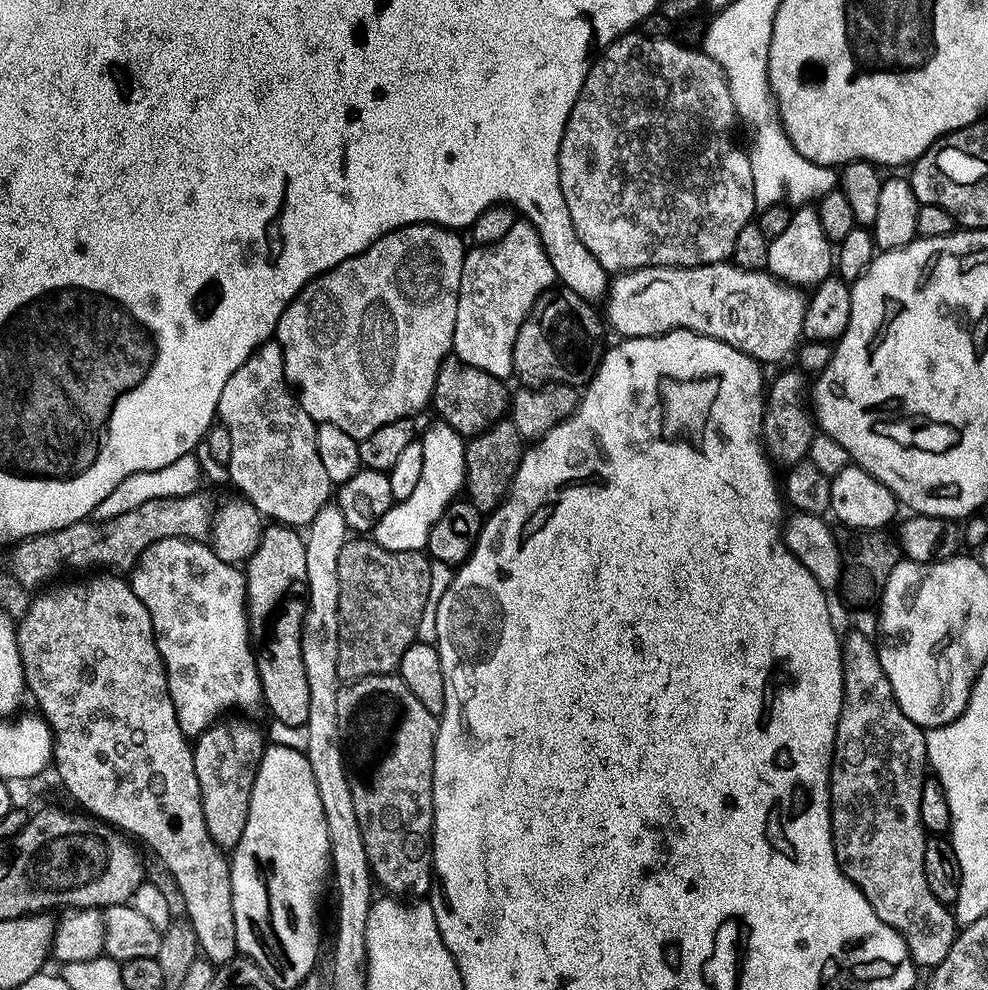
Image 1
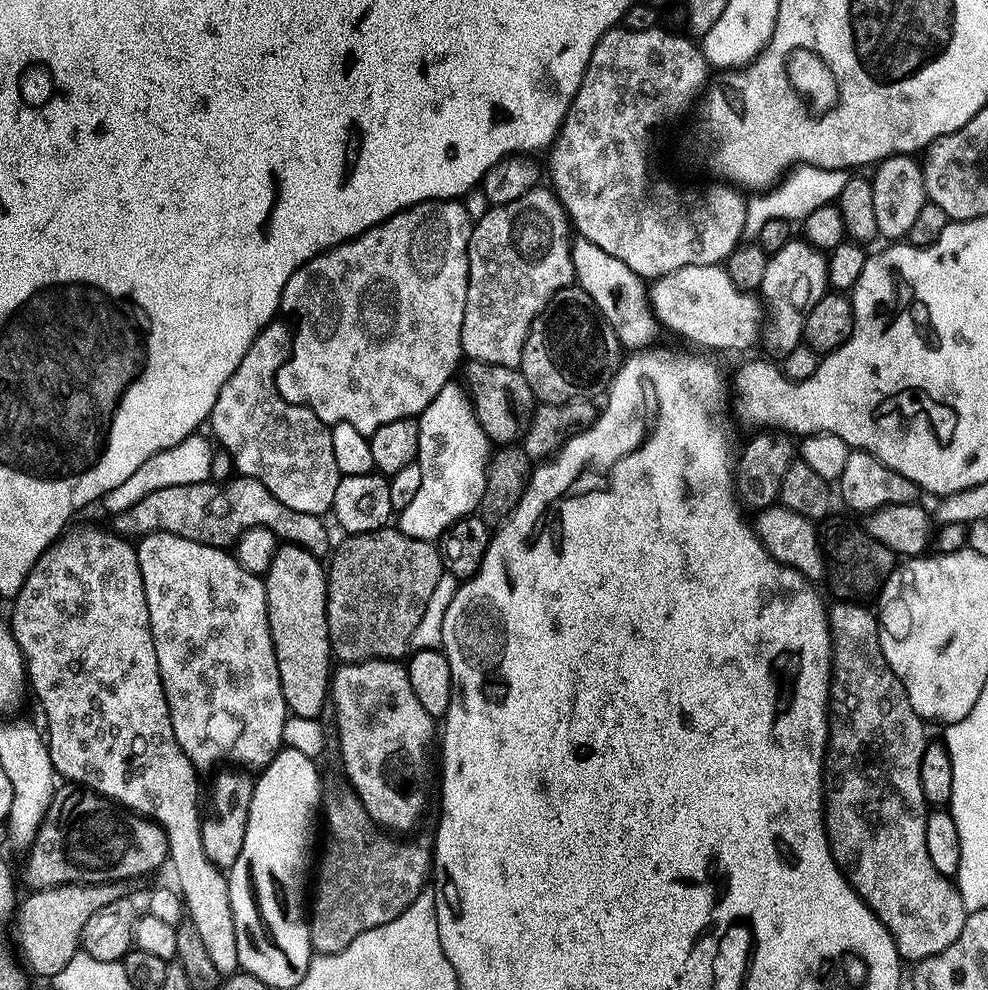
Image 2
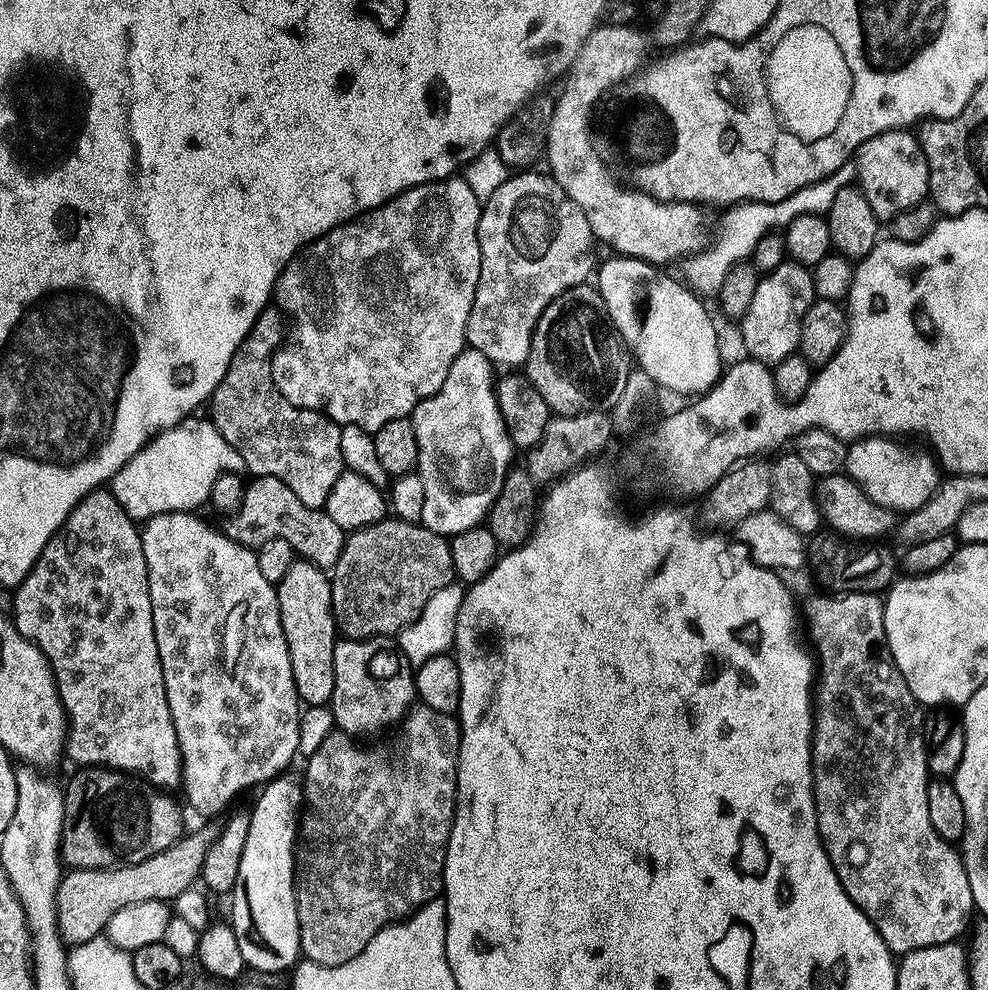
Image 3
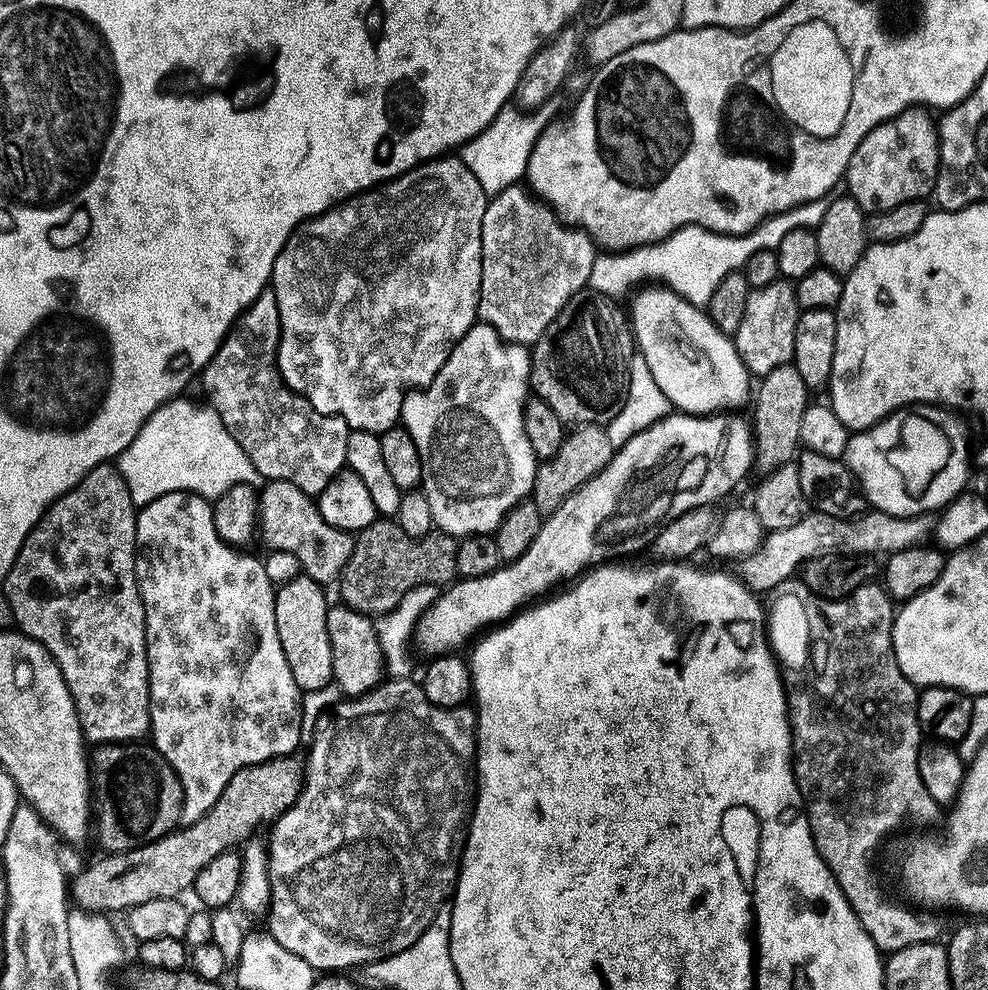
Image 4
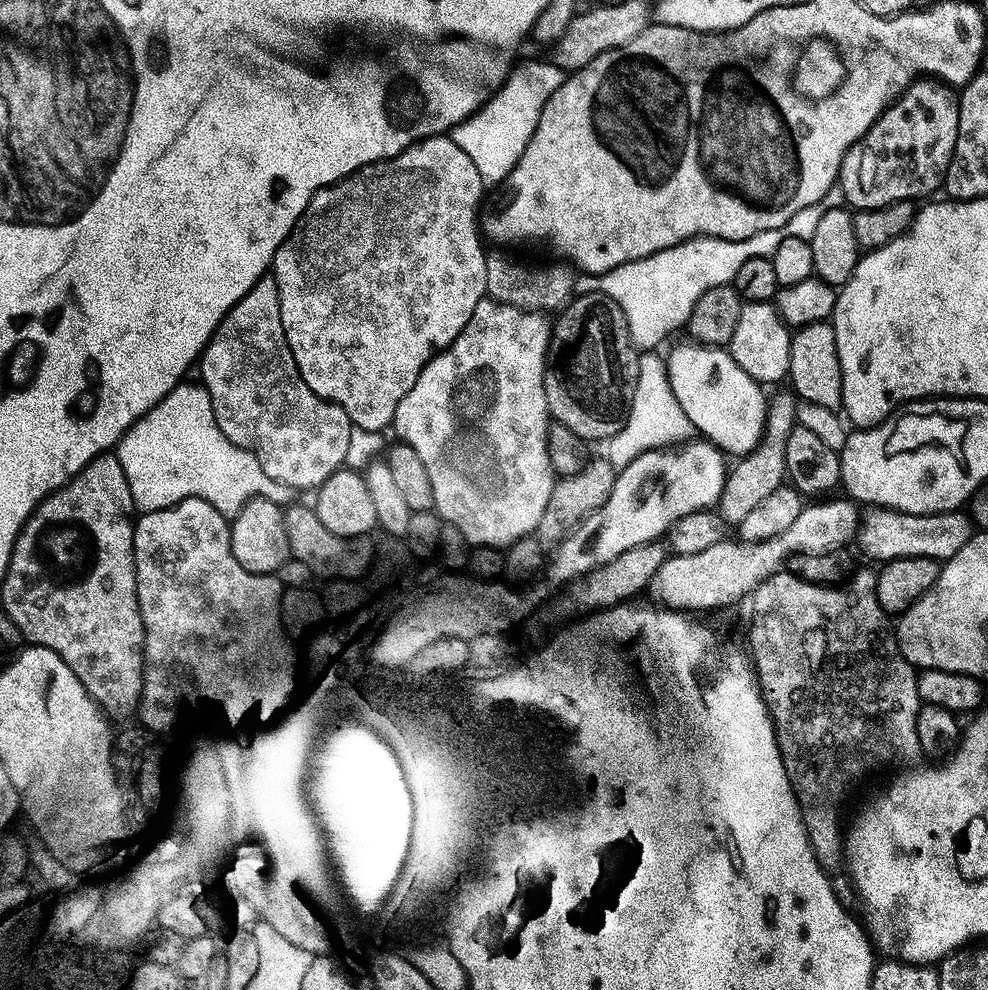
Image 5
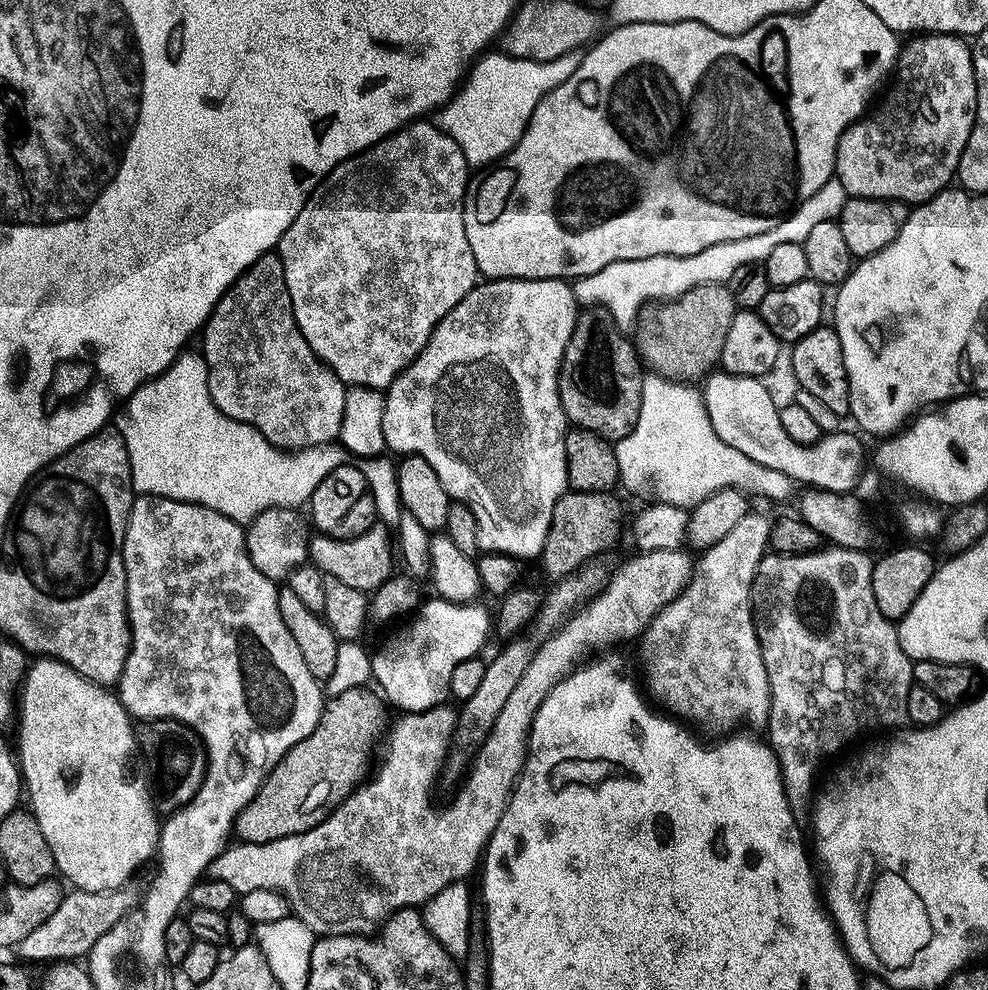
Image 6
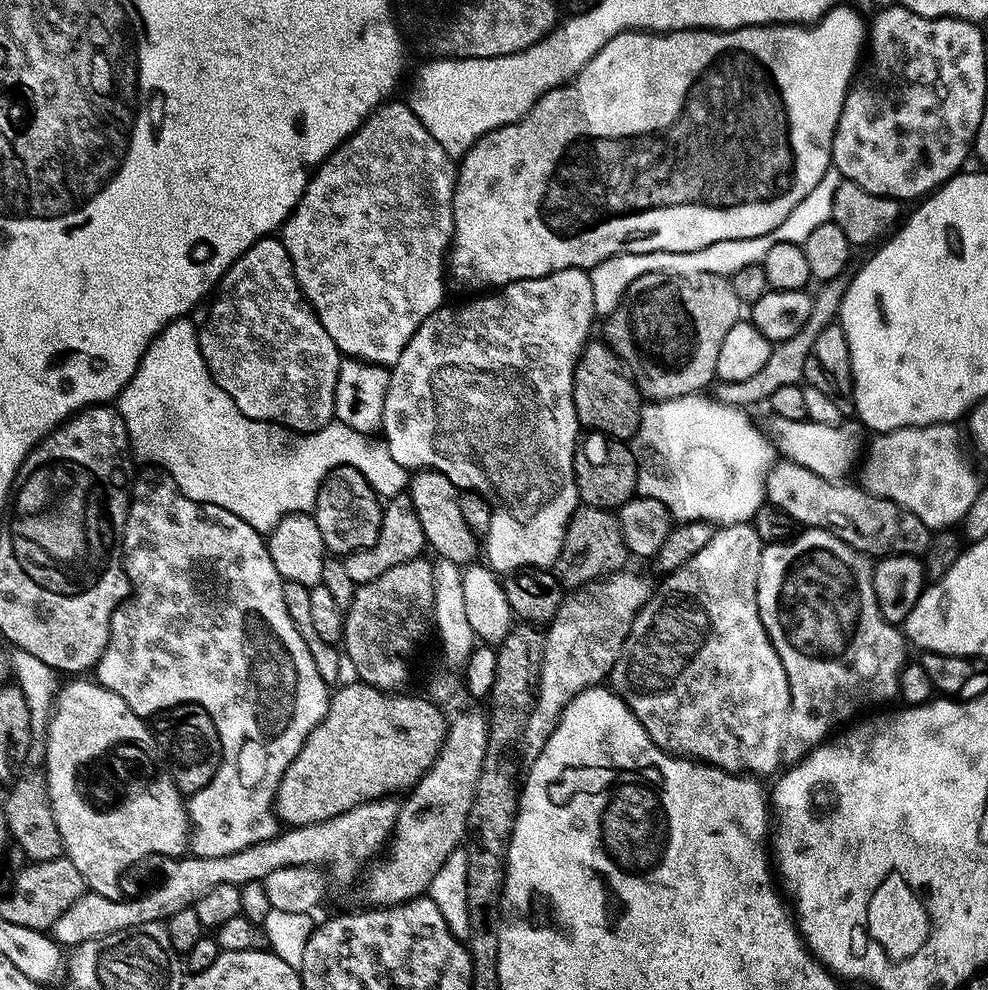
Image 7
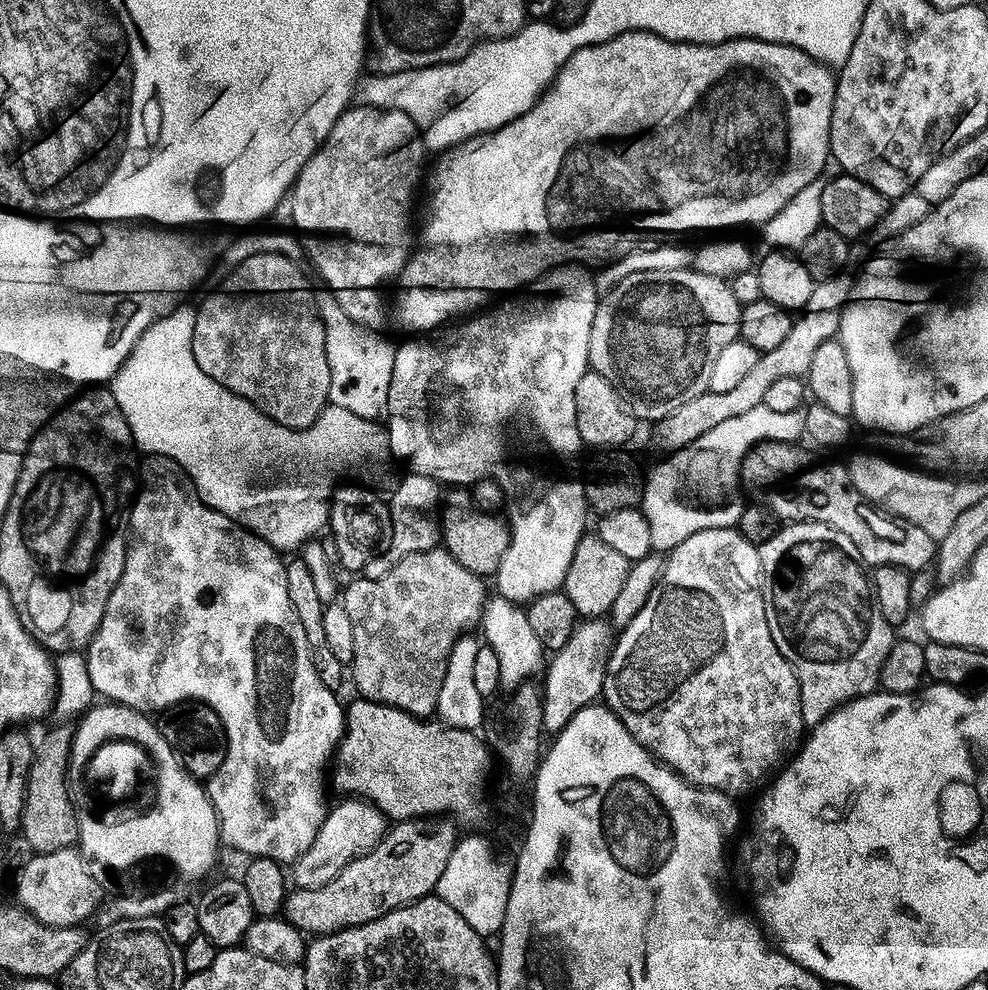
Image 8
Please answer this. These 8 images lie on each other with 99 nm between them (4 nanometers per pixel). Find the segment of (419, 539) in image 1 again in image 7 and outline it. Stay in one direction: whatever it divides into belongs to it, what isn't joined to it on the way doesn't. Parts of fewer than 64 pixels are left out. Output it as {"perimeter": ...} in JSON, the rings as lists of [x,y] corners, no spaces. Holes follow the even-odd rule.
{"perimeter":[[[567,268],[566,270],[558,270],[551,272],[549,276],[542,278],[534,278],[533,280],[519,280],[513,284],[506,284],[503,288],[495,289],[491,294],[480,294],[473,304],[460,304],[457,308],[448,308],[449,306],[441,306],[434,314],[430,314],[430,318],[426,318],[426,322],[422,322],[418,326],[418,330],[414,334],[414,338],[410,338],[410,342],[406,346],[406,350],[402,350],[402,354],[398,358],[396,364],[391,365],[389,378],[388,393],[385,398],[384,422],[382,427],[382,439],[388,445],[390,454],[394,454],[394,462],[398,462],[398,466],[409,470],[419,470],[421,468],[433,468],[442,474],[446,474],[446,478],[450,478],[450,482],[454,482],[454,486],[461,490],[471,490],[483,496],[492,508],[490,514],[490,530],[483,537],[482,552],[488,555],[486,559],[487,567],[491,568],[497,574],[507,574],[510,572],[519,572],[521,570],[544,570],[549,566],[555,565],[558,554],[562,550],[562,538],[564,537],[564,528],[570,522],[570,518],[576,513],[576,509],[580,504],[580,495],[578,494],[578,486],[576,485],[576,449],[578,447],[578,437],[581,435],[580,420],[576,416],[574,410],[574,398],[572,397],[572,387],[574,386],[574,370],[576,369],[576,359],[580,357],[580,351],[590,339],[588,331],[592,328],[592,320],[596,316],[596,311],[592,303],[594,302],[594,294],[592,287],[588,281],[588,272],[583,268]]]}

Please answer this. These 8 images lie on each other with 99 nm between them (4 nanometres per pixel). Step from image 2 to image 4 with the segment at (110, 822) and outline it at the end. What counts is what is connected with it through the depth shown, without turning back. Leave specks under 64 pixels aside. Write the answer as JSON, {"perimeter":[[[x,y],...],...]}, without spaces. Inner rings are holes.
{"perimeter":[[[117,742],[97,744],[90,752],[91,779],[104,792],[120,792],[116,804],[120,807],[120,820],[128,832],[120,832],[116,824],[95,825],[94,836],[104,844],[113,844],[116,850],[138,848],[168,835],[181,823],[184,811],[182,782],[170,762],[148,742]]]}

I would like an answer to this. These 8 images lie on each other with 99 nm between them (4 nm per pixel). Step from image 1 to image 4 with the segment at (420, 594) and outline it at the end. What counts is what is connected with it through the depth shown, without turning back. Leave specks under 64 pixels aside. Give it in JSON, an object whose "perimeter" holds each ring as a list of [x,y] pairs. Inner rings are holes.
{"perimeter":[[[378,518],[355,533],[354,550],[338,581],[339,599],[347,608],[377,618],[386,615],[402,602],[403,595],[416,586],[448,586],[457,579],[457,537],[433,530],[425,536],[411,536],[392,518]]]}

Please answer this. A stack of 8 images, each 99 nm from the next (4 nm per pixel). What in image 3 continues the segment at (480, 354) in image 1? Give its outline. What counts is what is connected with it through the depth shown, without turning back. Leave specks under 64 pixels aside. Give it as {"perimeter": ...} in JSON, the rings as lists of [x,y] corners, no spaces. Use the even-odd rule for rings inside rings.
{"perimeter":[[[522,170],[509,175],[498,189],[494,190],[490,198],[481,205],[481,212],[478,222],[478,244],[479,244],[479,276],[478,286],[475,288],[474,303],[470,310],[470,318],[467,319],[467,345],[478,350],[493,365],[514,368],[522,366],[528,360],[530,342],[533,331],[536,328],[537,320],[541,317],[542,310],[546,308],[556,297],[560,297],[566,289],[572,289],[576,285],[584,284],[593,275],[596,261],[594,262],[593,246],[596,246],[596,239],[590,230],[590,224],[586,220],[586,214],[579,209],[578,204],[569,198],[555,179],[550,174],[532,172],[533,170]]]}

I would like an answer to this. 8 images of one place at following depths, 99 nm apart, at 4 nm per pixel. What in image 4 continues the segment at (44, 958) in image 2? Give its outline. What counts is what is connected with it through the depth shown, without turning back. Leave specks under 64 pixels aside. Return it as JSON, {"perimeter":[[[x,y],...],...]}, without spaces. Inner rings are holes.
{"perimeter":[[[299,755],[278,756],[265,764],[252,764],[238,770],[226,790],[202,814],[191,822],[177,827],[168,835],[138,848],[116,850],[113,856],[104,856],[88,864],[70,884],[70,896],[77,909],[99,914],[127,913],[140,903],[151,899],[179,897],[195,885],[198,874],[206,862],[214,862],[218,854],[231,852],[257,835],[256,828],[271,825],[290,808],[304,785],[306,767]]]}

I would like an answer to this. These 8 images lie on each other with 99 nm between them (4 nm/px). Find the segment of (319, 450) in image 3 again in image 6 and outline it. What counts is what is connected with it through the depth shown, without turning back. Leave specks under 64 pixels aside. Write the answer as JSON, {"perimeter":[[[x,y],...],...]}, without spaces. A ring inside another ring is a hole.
{"perimeter":[[[275,251],[267,252],[262,258],[258,258],[258,262],[251,264],[250,267],[229,286],[226,290],[226,294],[222,294],[222,298],[216,303],[214,310],[208,315],[208,320],[203,326],[202,337],[203,336],[204,348],[202,347],[202,355],[208,367],[208,389],[210,390],[210,398],[214,402],[214,406],[218,406],[218,410],[222,414],[226,414],[231,420],[236,420],[240,424],[249,424],[251,428],[257,428],[271,444],[281,450],[303,450],[305,448],[313,448],[319,444],[333,443],[333,441],[339,437],[340,431],[342,430],[346,385],[340,381],[335,372],[333,372],[328,365],[322,363],[320,359],[316,357],[314,350],[306,342],[306,338],[302,334],[302,330],[294,318],[294,310],[290,302],[290,290],[286,290],[286,274],[282,270],[282,262]]]}

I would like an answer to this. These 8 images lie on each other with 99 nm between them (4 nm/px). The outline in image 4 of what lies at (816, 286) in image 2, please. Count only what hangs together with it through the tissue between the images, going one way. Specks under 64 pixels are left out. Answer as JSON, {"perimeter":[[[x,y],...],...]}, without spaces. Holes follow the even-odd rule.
{"perimeter":[[[783,278],[749,291],[746,314],[742,314],[742,326],[738,326],[734,343],[742,362],[753,377],[765,376],[777,366],[791,364],[794,354],[794,330],[801,311],[800,303],[796,301],[795,287]]]}

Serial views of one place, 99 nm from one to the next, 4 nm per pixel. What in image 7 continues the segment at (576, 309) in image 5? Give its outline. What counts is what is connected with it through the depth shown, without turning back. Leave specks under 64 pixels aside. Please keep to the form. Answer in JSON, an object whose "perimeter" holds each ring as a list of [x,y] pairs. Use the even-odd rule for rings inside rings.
{"perimeter":[[[600,338],[589,339],[576,359],[574,386],[572,387],[574,410],[584,430],[613,436],[615,440],[631,441],[640,429],[642,397],[636,383],[622,367],[607,343]]]}

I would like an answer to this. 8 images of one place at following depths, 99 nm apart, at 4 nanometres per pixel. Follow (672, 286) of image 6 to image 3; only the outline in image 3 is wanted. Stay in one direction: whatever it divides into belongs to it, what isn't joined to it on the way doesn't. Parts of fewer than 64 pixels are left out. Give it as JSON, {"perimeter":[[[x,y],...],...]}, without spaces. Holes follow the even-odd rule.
{"perimeter":[[[835,179],[819,180],[794,194],[790,194],[777,204],[757,204],[745,202],[729,207],[720,224],[720,233],[715,233],[709,247],[704,248],[694,256],[689,256],[683,261],[684,276],[682,280],[687,287],[701,297],[710,295],[715,297],[719,293],[726,274],[734,264],[747,261],[752,251],[758,244],[758,240],[768,233],[775,233],[788,227],[788,223],[802,214],[814,214],[815,216],[827,214],[830,210],[830,202],[834,202],[838,184]]]}

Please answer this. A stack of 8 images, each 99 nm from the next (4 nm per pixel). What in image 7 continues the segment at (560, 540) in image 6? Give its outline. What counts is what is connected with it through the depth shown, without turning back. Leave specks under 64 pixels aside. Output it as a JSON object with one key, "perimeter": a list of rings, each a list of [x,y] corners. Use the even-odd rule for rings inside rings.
{"perimeter":[[[580,506],[564,528],[562,550],[556,559],[554,571],[565,589],[571,590],[609,576],[611,572],[621,571],[627,565],[624,564],[627,560],[630,560],[630,553],[622,538],[617,513],[606,508]]]}

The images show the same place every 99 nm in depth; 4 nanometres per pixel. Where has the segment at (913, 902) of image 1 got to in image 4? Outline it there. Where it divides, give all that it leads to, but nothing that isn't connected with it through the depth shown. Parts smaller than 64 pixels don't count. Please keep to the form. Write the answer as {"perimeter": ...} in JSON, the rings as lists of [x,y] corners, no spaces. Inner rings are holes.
{"perimeter":[[[800,578],[787,580],[782,582],[777,588],[773,588],[770,593],[770,599],[772,599],[772,605],[769,603],[766,608],[768,643],[773,656],[776,657],[777,665],[782,669],[784,694],[788,698],[788,725],[792,728],[792,773],[796,779],[800,797],[804,800],[804,811],[808,813],[808,825],[810,826],[810,834],[814,838],[814,846],[818,850],[822,862],[826,862],[830,874],[834,874],[834,878],[838,882],[846,902],[850,902],[858,922],[864,927],[866,934],[870,934],[874,946],[880,953],[891,954],[902,950],[906,946],[939,941],[941,939],[940,924],[932,917],[935,915],[925,914],[923,911],[917,910],[907,903],[904,903],[905,905],[899,904],[894,897],[887,896],[884,893],[883,886],[880,885],[879,874],[872,869],[872,863],[876,860],[876,851],[879,850],[880,843],[891,832],[898,831],[903,826],[904,819],[915,808],[935,809],[937,807],[934,798],[927,793],[925,786],[923,786],[922,777],[918,770],[918,762],[922,755],[922,745],[920,746],[922,733],[920,723],[916,717],[918,688],[917,685],[909,682],[906,674],[902,674],[894,654],[894,646],[892,645],[894,601],[889,596],[888,591],[884,589],[883,583],[880,582],[869,582],[858,586],[858,590],[854,590],[849,596],[829,598],[812,592],[805,586],[803,579]]]}

